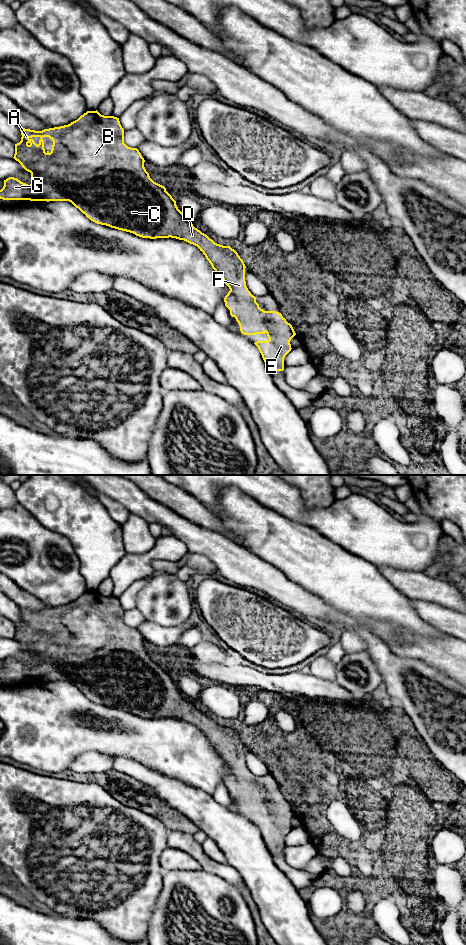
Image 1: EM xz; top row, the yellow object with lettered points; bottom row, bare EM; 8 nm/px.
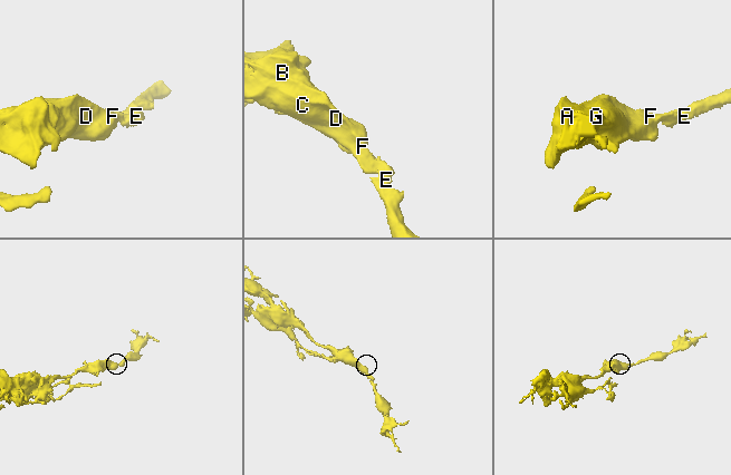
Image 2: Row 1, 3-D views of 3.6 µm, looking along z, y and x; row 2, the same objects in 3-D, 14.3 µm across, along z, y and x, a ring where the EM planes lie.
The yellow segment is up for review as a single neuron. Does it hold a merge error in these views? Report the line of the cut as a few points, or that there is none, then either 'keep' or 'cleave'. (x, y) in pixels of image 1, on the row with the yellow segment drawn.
no cut | keep

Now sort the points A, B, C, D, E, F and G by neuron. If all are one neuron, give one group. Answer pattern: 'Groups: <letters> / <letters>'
Groups: A B C D E F G

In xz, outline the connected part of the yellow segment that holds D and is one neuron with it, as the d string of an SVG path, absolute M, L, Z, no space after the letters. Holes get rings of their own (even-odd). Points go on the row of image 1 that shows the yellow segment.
M97 110L96 111L87 111L83 115L81 115L77 120L71 122L68 125L60 126L60 127L54 127L49 129L44 129L42 131L35 131L25 128L20 128L21 131L21 141L17 144L15 144L15 154L14 159L18 161L21 166L28 172L31 173L31 184L28 185L26 183L21 182L17 178L9 177L6 180L4 180L4 186L0 190L0 199L3 200L30 200L30 201L69 201L71 202L76 208L78 208L83 214L86 215L87 218L89 218L91 221L106 225L111 228L115 228L118 230L126 231L135 234L136 236L142 237L142 238L150 238L150 239L156 239L156 238L176 238L179 240L184 240L190 244L193 244L197 246L200 251L203 252L206 259L211 264L212 268L215 270L215 272L223 279L225 284L229 287L230 291L224 298L225 306L230 310L230 315L236 319L240 326L240 331L244 335L256 335L256 334L267 334L269 340L268 341L257 341L254 344L258 347L262 358L265 362L265 364L268 364L271 368L272 372L275 371L283 371L284 370L284 358L285 356L291 351L291 339L296 335L292 325L286 321L286 319L282 316L281 313L276 311L264 311L259 307L259 304L256 302L256 297L251 294L251 292L248 290L246 286L245 281L245 264L243 260L240 258L238 253L232 249L230 246L223 246L220 244L215 243L212 239L210 239L206 234L202 233L200 230L195 228L190 221L190 219L186 218L184 214L178 209L176 205L176 201L172 198L172 196L166 191L166 188L156 182L154 182L150 176L149 173L146 171L144 167L144 158L142 157L141 153L137 148L131 148L128 147L124 143L124 129L122 128L119 118L114 116L104 116L101 115ZM43 137L49 137L53 141L52 149L51 151L45 151L44 149L44 141Z

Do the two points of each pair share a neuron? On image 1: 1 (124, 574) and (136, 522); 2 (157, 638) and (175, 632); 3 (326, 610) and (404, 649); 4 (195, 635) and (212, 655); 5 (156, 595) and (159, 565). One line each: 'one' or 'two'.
1: two
2: one
3: one
4: two
5: two

